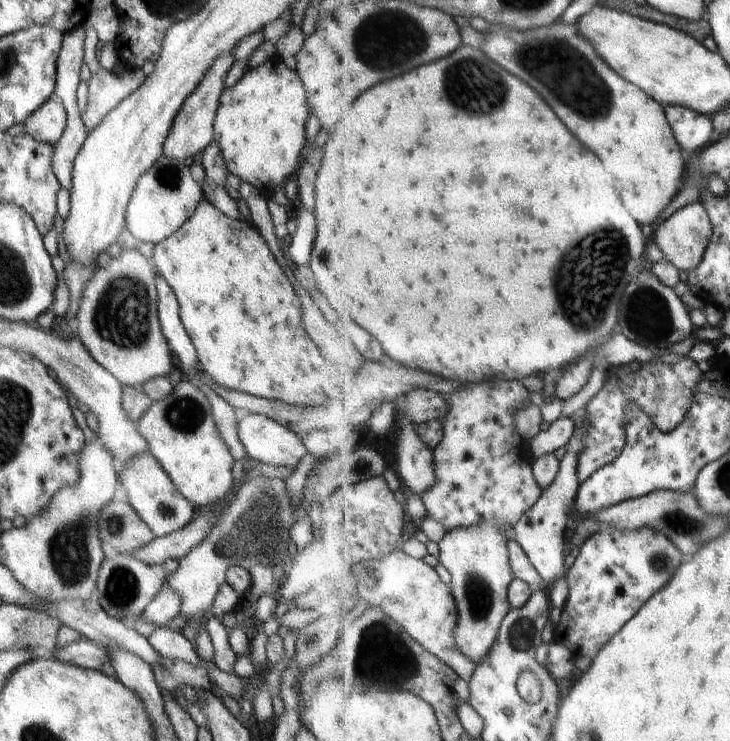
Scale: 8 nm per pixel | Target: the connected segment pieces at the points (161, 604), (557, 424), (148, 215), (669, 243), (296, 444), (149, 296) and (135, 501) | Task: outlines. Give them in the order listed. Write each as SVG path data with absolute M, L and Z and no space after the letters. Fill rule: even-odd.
M169 587L161 588L156 597L145 607L140 619L156 627L166 627L179 614L181 601Z
M561 417L550 424L548 430L542 431L536 438L533 438L532 450L537 458L554 454L556 450L569 446L573 436L577 432L577 419L575 417Z
M163 155L138 180L126 208L125 228L138 243L159 244L182 227L203 199L201 187L191 176L189 163Z
M701 200L676 211L668 220L663 221L655 231L653 240L657 243L665 258L676 265L678 270L687 273L700 268L706 258L714 236L713 220Z
M250 413L237 422L237 436L246 455L256 463L296 469L297 464L308 454L306 446L294 432L259 413Z
M124 247L118 258L107 256L95 266L92 279L84 286L82 304L72 321L75 334L88 350L88 353L107 372L118 380L120 385L142 387L142 384L155 377L166 377L175 368L174 357L162 335L157 318L157 271L152 260L145 258L137 247Z
M147 454L138 456L132 463L118 470L121 494L128 500L132 509L140 516L140 519L150 528L154 537L164 537L185 528L197 513L197 509L186 498L183 498L177 489L171 484L170 478L162 471L154 456Z

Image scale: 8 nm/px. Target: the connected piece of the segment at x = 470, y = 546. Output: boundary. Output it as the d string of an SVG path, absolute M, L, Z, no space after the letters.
M498 520L472 528L456 528L439 543L439 560L452 575L452 592L459 611L455 640L459 650L480 665L497 646L506 616L511 612L509 589L516 576L511 566L508 532Z

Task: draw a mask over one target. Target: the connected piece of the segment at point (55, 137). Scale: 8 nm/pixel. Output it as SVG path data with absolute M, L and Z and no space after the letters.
M54 97L42 104L24 123L26 133L36 141L56 145L67 126L67 115Z

